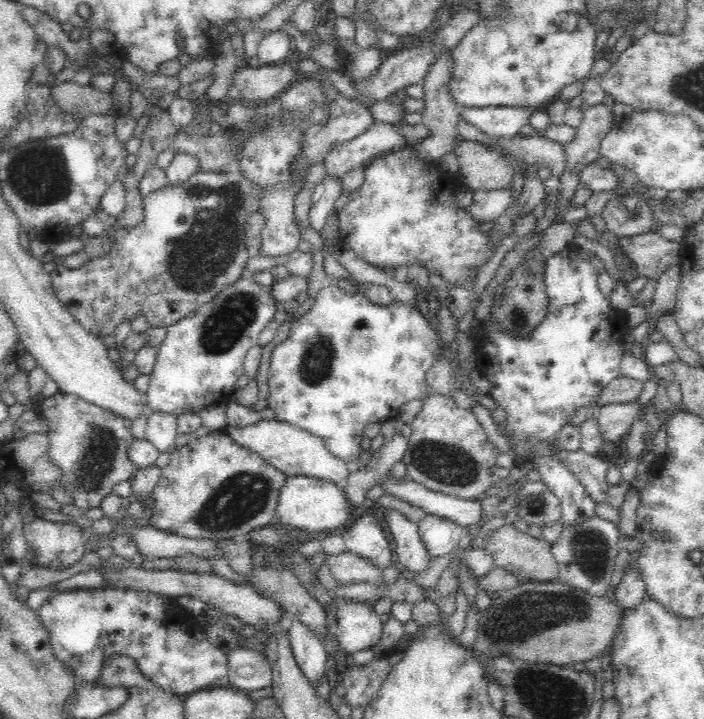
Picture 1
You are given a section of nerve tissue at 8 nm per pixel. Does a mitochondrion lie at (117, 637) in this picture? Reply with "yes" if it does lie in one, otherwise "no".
yes

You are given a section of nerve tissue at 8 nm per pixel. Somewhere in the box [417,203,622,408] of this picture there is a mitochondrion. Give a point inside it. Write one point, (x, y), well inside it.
(519, 316)

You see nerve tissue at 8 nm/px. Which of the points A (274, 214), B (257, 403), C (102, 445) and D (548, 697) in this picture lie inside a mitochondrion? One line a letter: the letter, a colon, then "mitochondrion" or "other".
A: other
B: other
C: mitochondrion
D: mitochondrion

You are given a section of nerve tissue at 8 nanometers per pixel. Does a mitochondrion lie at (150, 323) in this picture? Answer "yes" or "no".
no

